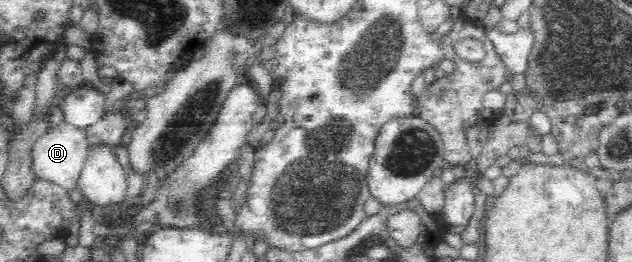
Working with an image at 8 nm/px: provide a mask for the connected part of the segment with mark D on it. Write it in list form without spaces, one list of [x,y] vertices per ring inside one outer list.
[[[63,121],[59,125],[51,126],[51,128],[47,129],[47,133],[41,135],[34,143],[32,170],[36,177],[48,179],[70,193],[77,187],[78,177],[89,147],[90,145],[86,140],[86,130],[79,129],[76,125]]]

